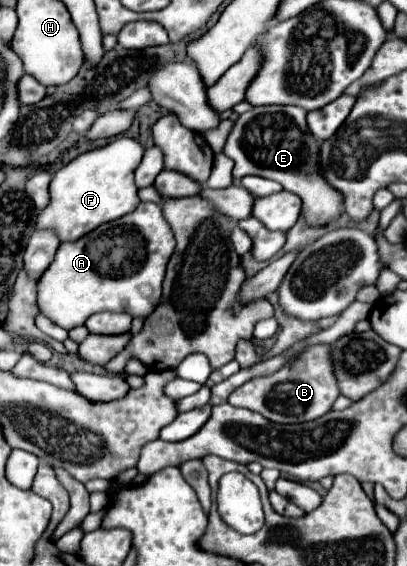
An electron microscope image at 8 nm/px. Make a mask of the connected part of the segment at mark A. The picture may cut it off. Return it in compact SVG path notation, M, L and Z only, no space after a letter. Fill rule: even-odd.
M140 203L132 213L104 223L98 229L90 231L86 237L74 243L62 243L56 251L54 261L46 269L46 273L38 281L38 309L42 315L52 317L52 321L64 329L74 329L84 325L84 321L102 311L110 313L128 313L130 317L148 317L162 295L162 279L166 273L166 265L170 255L174 253L176 241L170 225L166 223L160 205L156 203Z

